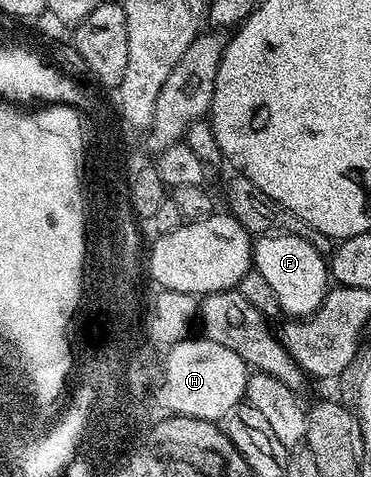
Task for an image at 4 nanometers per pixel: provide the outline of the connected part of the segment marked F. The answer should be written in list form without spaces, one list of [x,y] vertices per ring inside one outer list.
[[[295,233],[263,235],[253,245],[253,268],[273,287],[280,310],[291,319],[308,318],[321,307],[329,288],[329,265],[324,254]]]

